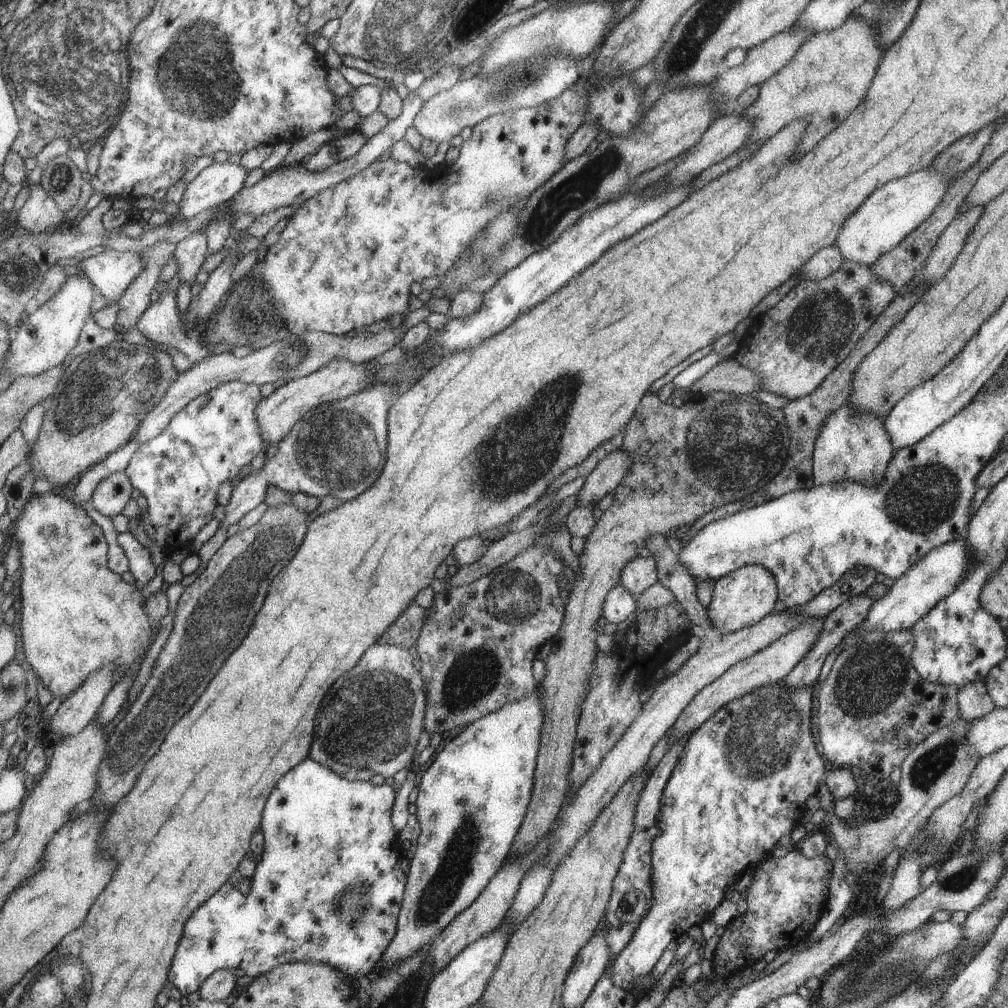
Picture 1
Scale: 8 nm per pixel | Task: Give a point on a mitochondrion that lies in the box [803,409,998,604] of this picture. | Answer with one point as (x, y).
(923, 497)

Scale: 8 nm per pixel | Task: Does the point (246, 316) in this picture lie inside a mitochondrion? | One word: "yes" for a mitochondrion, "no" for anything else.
yes

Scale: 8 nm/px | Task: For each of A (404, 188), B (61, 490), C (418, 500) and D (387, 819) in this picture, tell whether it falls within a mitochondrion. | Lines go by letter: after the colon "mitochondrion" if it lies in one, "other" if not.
A: other
B: other
C: other
D: other

